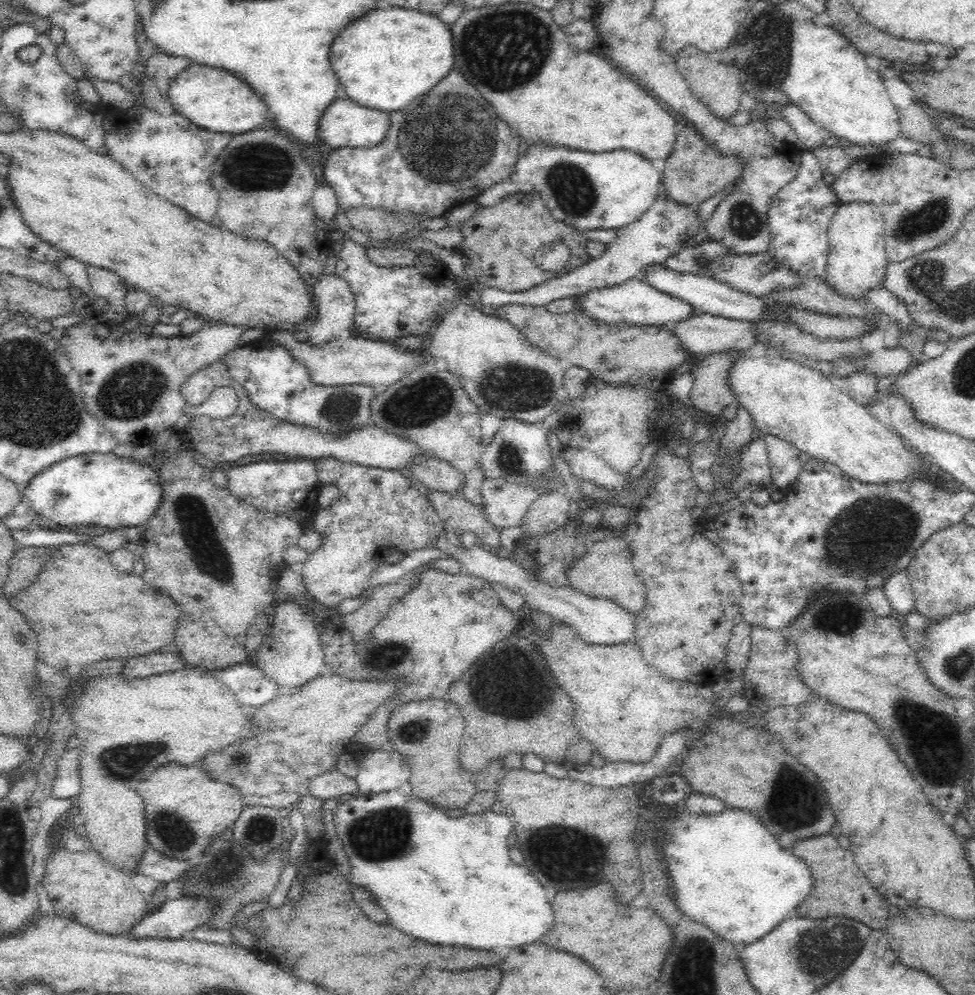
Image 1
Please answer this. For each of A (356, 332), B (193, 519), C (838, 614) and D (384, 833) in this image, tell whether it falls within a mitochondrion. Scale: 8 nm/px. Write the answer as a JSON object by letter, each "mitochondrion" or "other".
{"A":"other","B":"mitochondrion","C":"mitochondrion","D":"mitochondrion"}

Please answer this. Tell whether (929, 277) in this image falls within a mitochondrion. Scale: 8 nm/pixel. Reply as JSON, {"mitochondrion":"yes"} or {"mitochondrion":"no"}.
{"mitochondrion":"yes"}

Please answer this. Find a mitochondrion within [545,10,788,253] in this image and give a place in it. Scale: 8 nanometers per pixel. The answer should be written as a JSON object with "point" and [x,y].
{"point":[745,221]}

